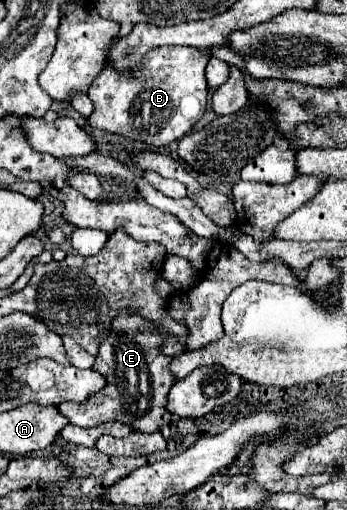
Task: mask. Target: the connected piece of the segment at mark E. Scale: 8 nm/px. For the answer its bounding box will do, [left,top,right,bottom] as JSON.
[58,313,174,433]

